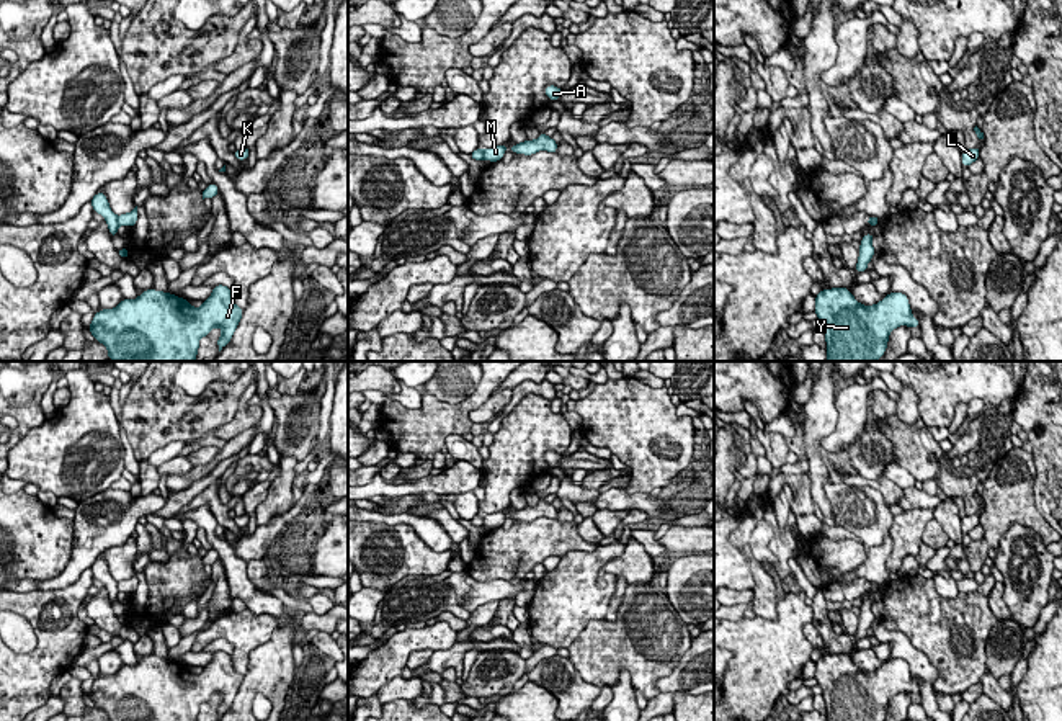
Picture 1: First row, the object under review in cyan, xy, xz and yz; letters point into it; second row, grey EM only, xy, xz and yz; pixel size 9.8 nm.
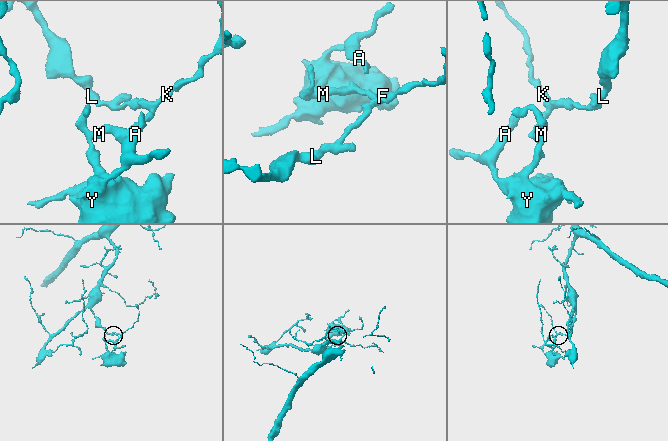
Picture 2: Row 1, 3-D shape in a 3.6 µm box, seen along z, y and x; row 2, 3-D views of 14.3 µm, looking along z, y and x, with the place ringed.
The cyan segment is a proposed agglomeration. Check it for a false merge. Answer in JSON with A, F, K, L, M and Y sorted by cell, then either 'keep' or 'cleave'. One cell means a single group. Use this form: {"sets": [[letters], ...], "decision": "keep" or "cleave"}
{"sets": [["A", "F", "Y"], ["K", "L", "M"]], "decision": "cleave"}

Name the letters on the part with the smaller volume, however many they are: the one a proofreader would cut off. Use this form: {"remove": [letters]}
{"remove": ["A", "F", "Y"]}

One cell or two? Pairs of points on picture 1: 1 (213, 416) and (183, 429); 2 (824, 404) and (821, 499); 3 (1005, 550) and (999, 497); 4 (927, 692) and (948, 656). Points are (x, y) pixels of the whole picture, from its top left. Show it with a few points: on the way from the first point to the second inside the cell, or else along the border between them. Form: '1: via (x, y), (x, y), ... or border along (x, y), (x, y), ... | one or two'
1: via (206, 416), (190, 424) | one
2: via (816, 427), (812, 456), (817, 476) | one
3: border along (1041, 538), (1030, 528), (1013, 523), (997, 550) | two
4: border along (915, 648), (935, 667), (937, 690) | two

